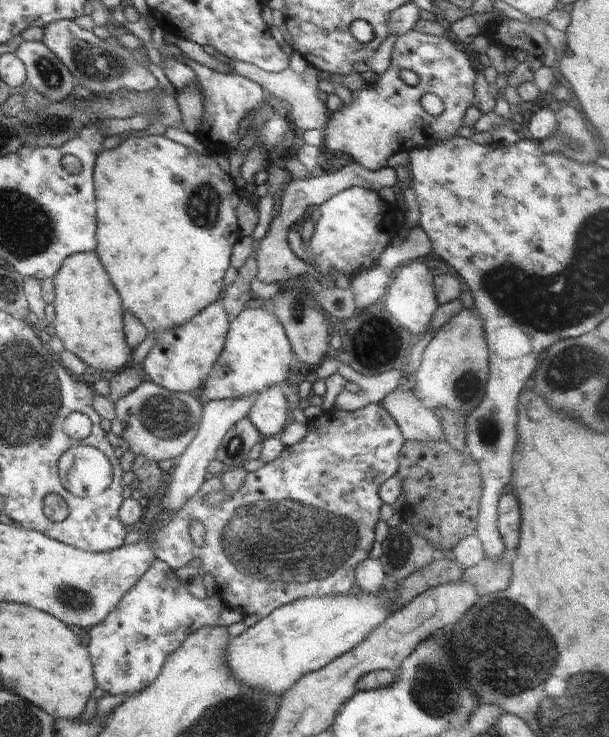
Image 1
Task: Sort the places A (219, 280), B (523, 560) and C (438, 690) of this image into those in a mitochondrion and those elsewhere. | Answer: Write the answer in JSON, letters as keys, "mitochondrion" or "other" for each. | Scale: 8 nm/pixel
{"A":"other","B":"other","C":"mitochondrion"}

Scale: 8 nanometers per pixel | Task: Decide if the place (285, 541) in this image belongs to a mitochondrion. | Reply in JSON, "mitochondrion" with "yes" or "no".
{"mitochondrion":"yes"}

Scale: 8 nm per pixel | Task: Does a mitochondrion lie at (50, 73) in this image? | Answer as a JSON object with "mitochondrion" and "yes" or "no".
{"mitochondrion":"yes"}

